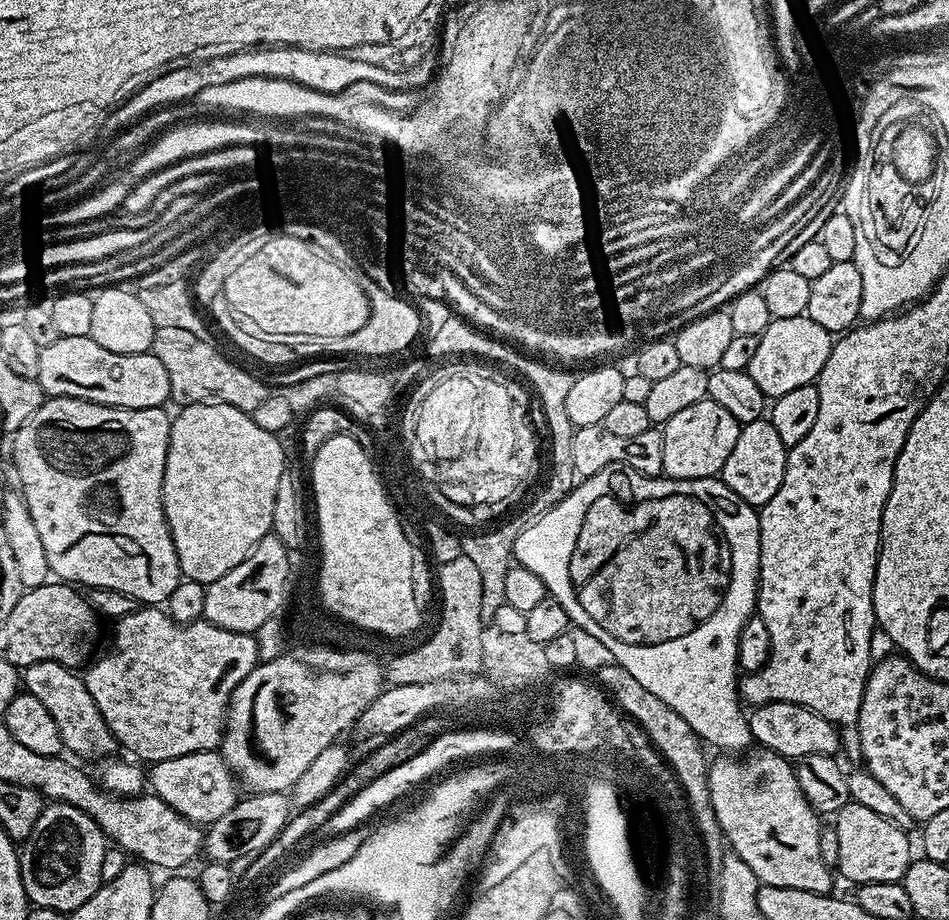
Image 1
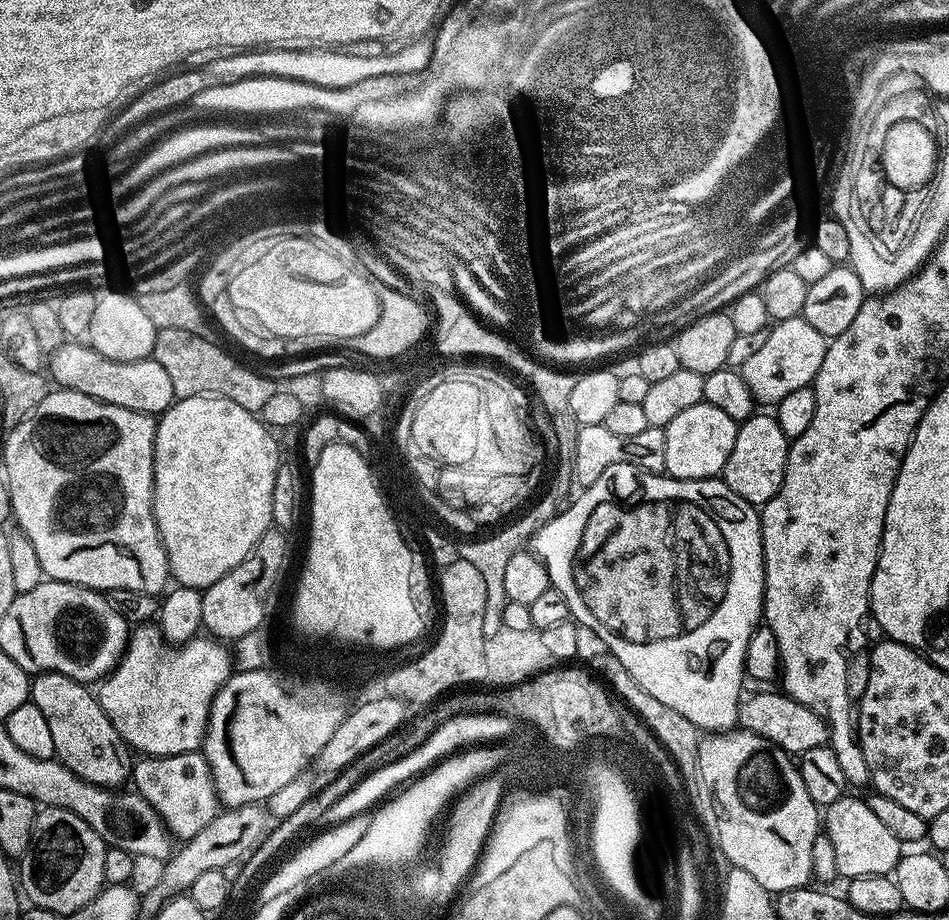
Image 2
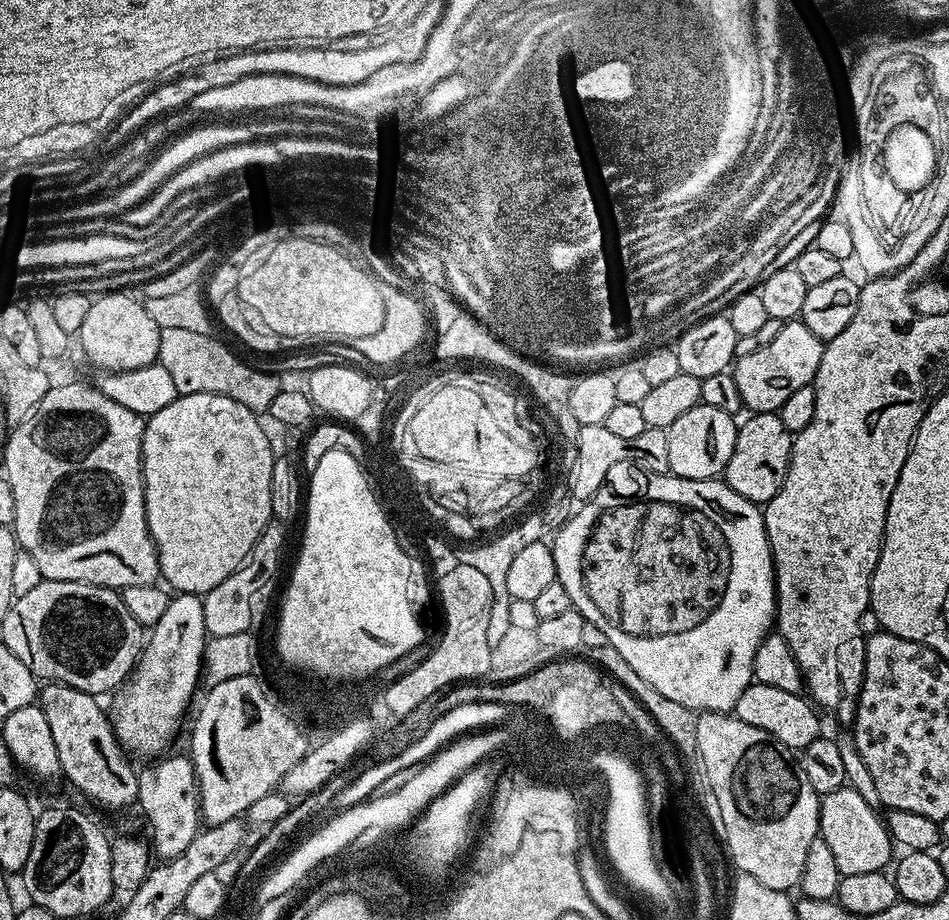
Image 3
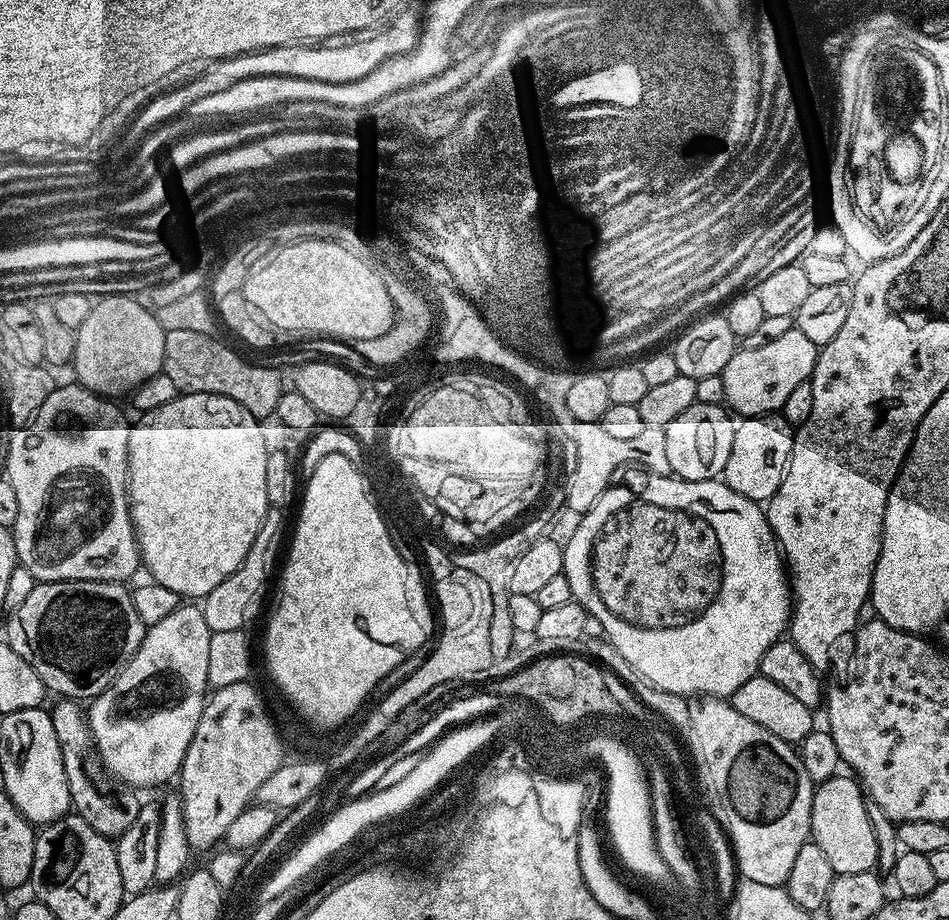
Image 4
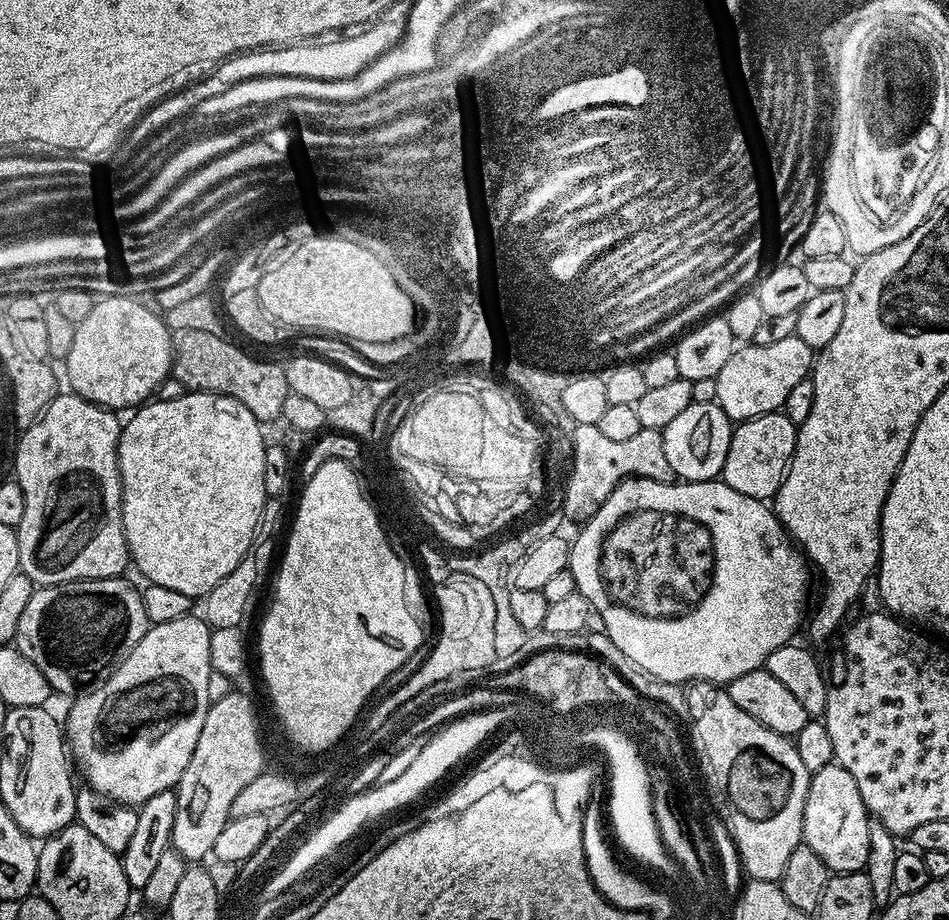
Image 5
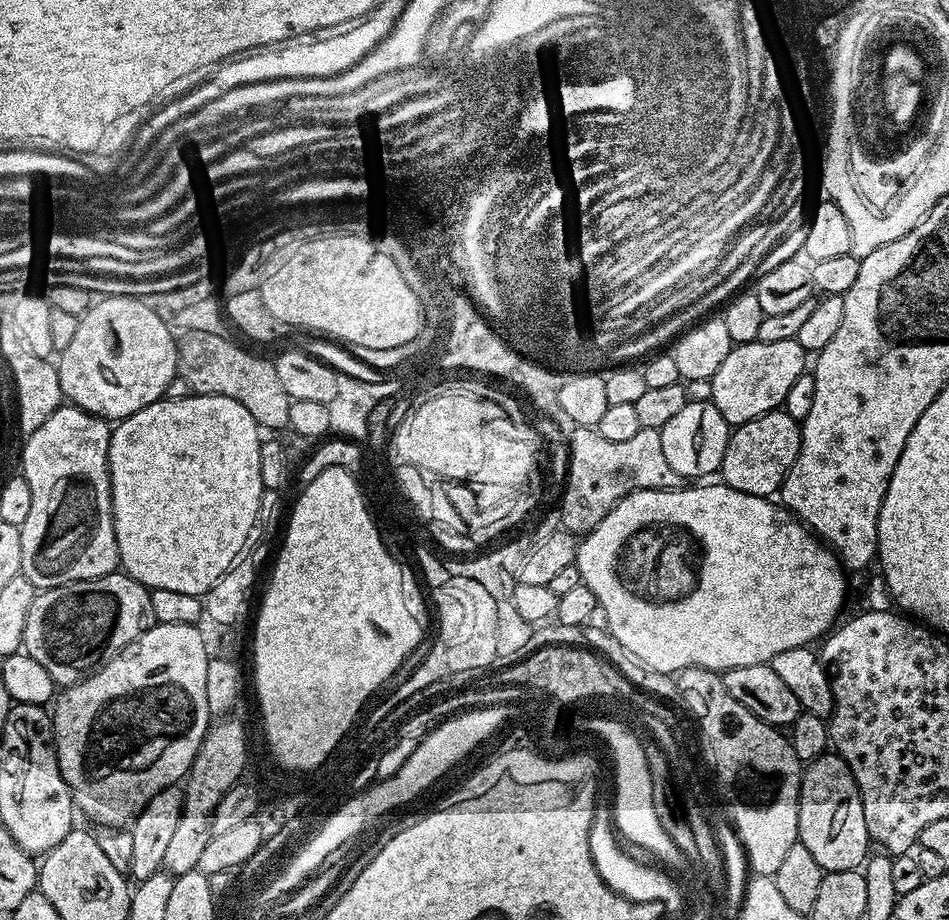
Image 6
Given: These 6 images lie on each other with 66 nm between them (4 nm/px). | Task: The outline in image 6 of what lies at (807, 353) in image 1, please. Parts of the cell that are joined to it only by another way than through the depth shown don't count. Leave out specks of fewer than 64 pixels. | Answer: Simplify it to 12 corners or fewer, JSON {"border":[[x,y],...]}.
{"border":[[797,340],[735,345],[712,375],[729,426],[783,405],[805,375]]}

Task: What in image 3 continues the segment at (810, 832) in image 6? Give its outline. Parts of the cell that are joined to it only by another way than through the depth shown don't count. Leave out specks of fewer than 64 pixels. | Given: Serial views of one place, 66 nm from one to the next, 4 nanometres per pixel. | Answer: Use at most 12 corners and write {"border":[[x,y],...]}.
{"border":[[847,786],[820,797],[818,835],[841,876],[893,859],[881,813]]}

